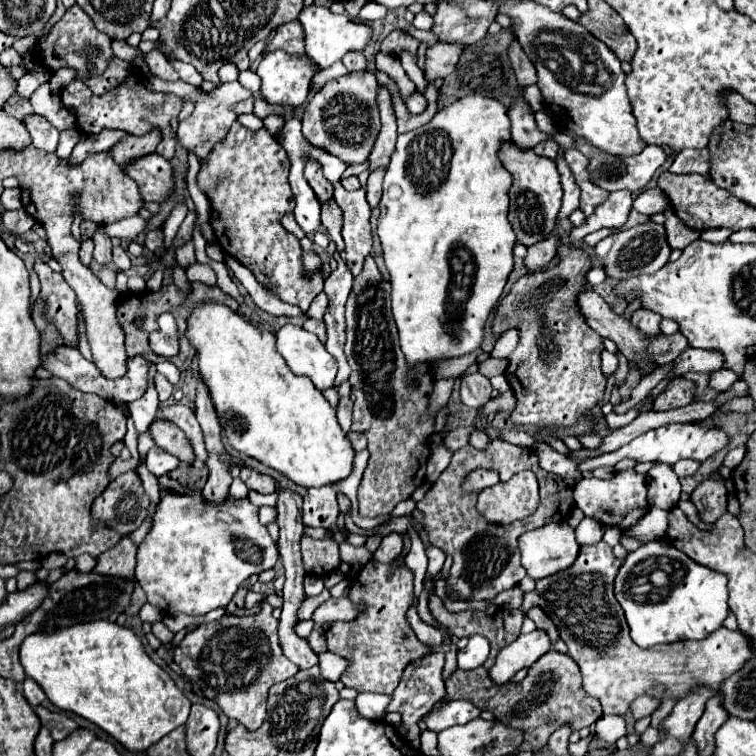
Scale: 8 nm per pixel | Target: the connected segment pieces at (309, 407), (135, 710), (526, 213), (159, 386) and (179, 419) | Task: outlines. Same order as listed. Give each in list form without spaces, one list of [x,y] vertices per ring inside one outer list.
[[[202,301],[192,309],[190,317],[186,319],[184,337],[196,351],[198,379],[208,387],[220,419],[220,427],[226,433],[228,443],[236,451],[258,459],[260,463],[284,473],[294,483],[304,487],[330,485],[344,479],[352,471],[354,449],[350,447],[346,435],[342,433],[336,421],[336,411],[320,393],[322,389],[334,385],[336,361],[314,333],[298,325],[284,325],[282,329],[276,331],[276,347],[274,347],[274,333],[268,331],[262,323],[254,323],[242,313],[232,311],[222,303]]]
[[[112,621],[36,631],[22,641],[20,663],[58,709],[92,721],[130,751],[148,749],[160,737],[184,725],[190,713],[188,697],[146,655],[140,639]]]
[[[504,141],[498,155],[514,179],[510,187],[510,213],[508,213],[510,225],[516,231],[518,243],[530,247],[540,239],[546,239],[556,225],[562,195],[556,161],[536,155],[534,149],[520,149],[512,141]]]
[[[156,373],[154,383],[156,383],[156,391],[158,391],[158,395],[160,395],[160,401],[164,403],[164,401],[174,393],[174,385],[172,385],[164,375],[160,375],[160,373]]]
[[[176,403],[176,405],[170,405],[170,407],[162,407],[162,405],[160,405],[156,413],[158,413],[160,417],[172,421],[176,427],[180,427],[180,429],[186,433],[186,437],[188,437],[188,441],[192,443],[192,449],[194,449],[194,463],[192,463],[192,465],[204,467],[204,461],[206,461],[206,455],[208,455],[208,453],[204,451],[202,429],[200,429],[200,425],[198,425],[198,421],[196,421],[194,411],[192,411],[190,407],[186,407],[186,405]]]

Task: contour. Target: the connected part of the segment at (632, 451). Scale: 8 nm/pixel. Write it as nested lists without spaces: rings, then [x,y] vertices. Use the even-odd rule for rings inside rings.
[[[682,423],[682,425],[666,425],[666,427],[658,427],[658,429],[652,429],[644,435],[644,441],[642,441],[642,435],[636,437],[632,443],[612,451],[612,453],[604,453],[600,457],[592,457],[588,461],[582,461],[578,463],[578,471],[582,475],[594,471],[596,467],[604,467],[604,465],[616,465],[618,461],[622,459],[634,459],[634,461],[662,461],[662,463],[668,463],[668,465],[674,465],[678,459],[698,459],[698,461],[704,461],[708,459],[710,455],[714,455],[718,449],[722,449],[724,445],[728,443],[728,435],[718,429],[718,427],[702,427],[698,423]]]

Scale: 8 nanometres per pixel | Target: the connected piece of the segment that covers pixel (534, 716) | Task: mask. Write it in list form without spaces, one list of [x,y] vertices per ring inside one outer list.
[[[552,649],[544,653],[534,665],[530,665],[528,675],[518,685],[496,685],[484,667],[472,671],[456,669],[446,681],[446,695],[448,699],[470,699],[470,703],[490,711],[506,727],[520,729],[524,733],[524,743],[532,745],[534,751],[542,751],[548,737],[558,727],[568,725],[572,731],[580,731],[582,727],[594,725],[602,715],[600,701],[584,693],[580,669],[570,659],[570,655]]]

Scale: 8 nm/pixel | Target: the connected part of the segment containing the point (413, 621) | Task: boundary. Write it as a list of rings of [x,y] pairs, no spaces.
[[[410,607],[410,611],[408,611],[408,623],[410,623],[417,638],[423,642],[424,645],[430,647],[430,651],[426,653],[426,657],[440,650],[443,640],[441,631],[422,621],[416,607]]]

